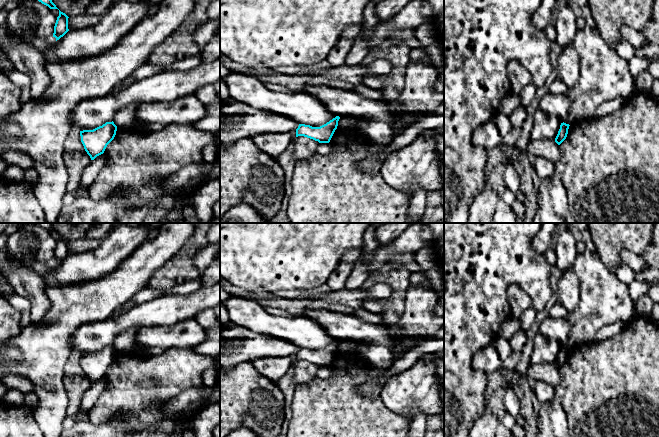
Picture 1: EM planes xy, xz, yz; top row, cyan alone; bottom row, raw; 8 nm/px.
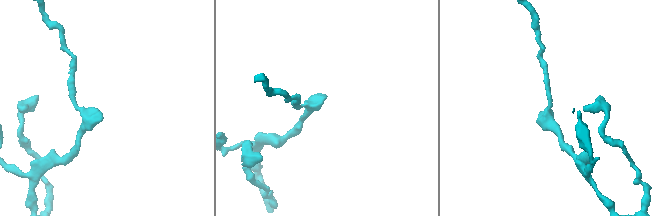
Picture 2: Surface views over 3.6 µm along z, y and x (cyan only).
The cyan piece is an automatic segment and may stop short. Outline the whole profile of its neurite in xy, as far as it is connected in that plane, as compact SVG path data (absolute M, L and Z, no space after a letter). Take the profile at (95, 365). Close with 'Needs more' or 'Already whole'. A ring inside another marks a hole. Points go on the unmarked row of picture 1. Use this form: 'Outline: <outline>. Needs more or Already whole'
Outline: M113 345L93 354L80 355L81 366L91 384L104 377L107 369L114 363L116 355L117 350Z. Already whole

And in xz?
Outline: M336 340L320 351L299 348L298 352L296 353L296 361L304 360L318 365L319 367L329 367L335 354L337 353L339 343L340 341Z. Already whole

